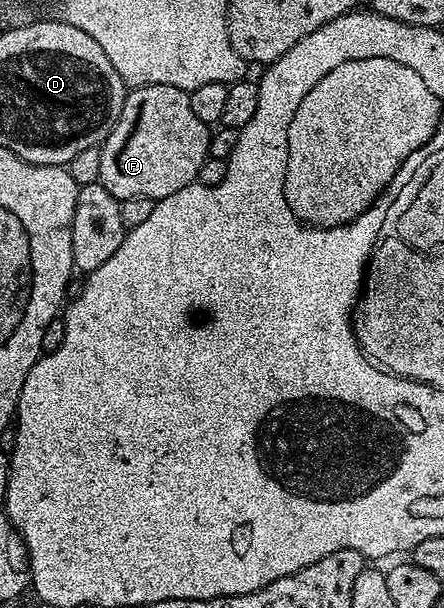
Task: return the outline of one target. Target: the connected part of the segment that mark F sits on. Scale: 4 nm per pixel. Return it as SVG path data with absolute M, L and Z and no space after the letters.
M143 84L134 86L126 93L126 101L120 110L120 118L100 145L100 174L98 183L106 187L119 202L128 198L163 200L176 190L195 183L200 166L210 154L211 129L192 111L190 93L176 86Z

